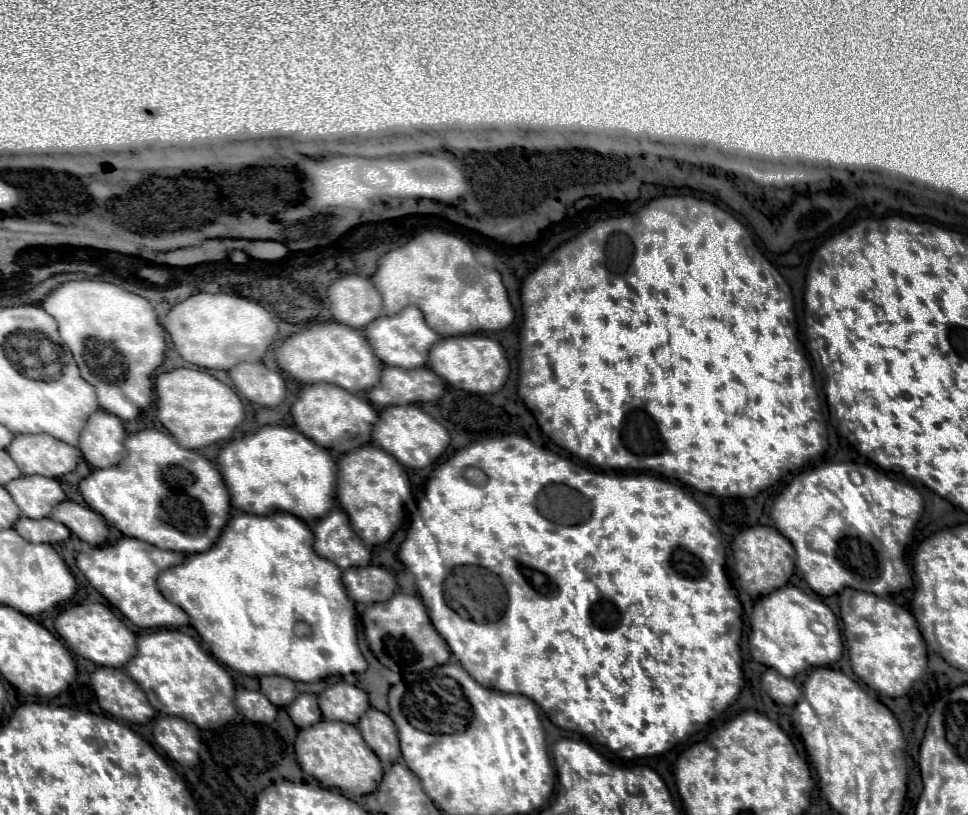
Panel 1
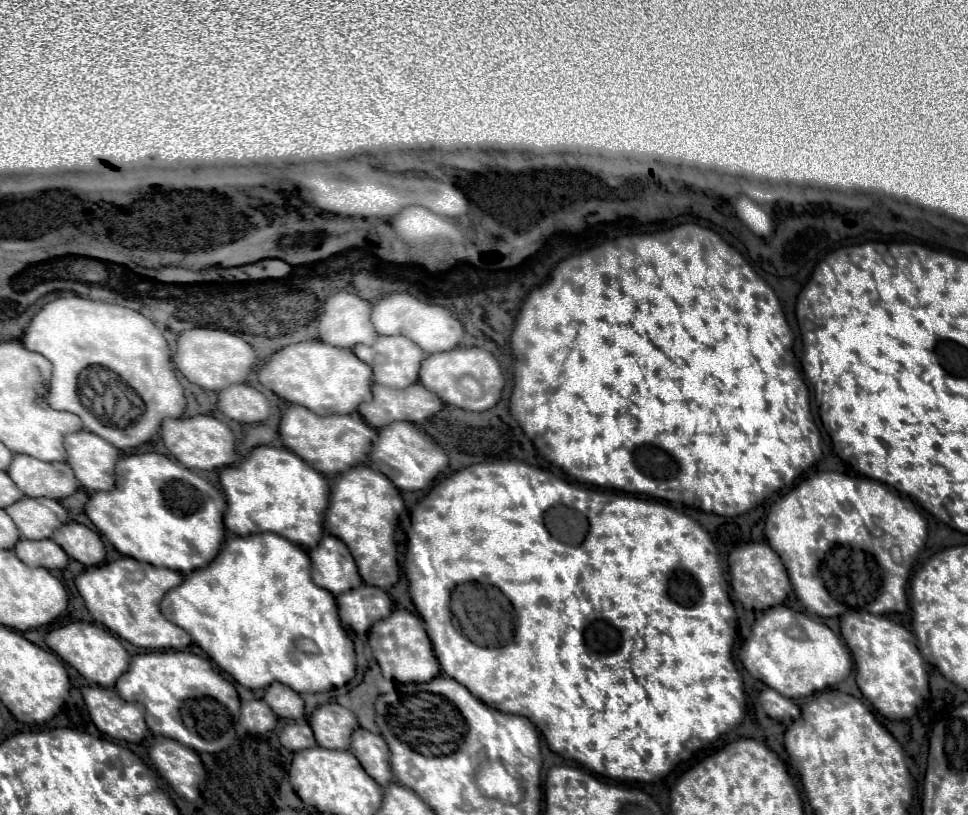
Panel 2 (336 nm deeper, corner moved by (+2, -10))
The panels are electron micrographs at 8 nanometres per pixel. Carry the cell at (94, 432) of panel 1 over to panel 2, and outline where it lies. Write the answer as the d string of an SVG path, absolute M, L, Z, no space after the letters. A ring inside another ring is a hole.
M78 431L64 437L68 463L84 489L110 491L114 487L114 465L120 451L92 431Z

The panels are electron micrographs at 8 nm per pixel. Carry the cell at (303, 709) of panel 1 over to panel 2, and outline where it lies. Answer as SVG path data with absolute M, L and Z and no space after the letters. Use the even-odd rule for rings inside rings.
M290 723L280 733L280 743L290 751L300 751L316 745L314 733L308 723Z

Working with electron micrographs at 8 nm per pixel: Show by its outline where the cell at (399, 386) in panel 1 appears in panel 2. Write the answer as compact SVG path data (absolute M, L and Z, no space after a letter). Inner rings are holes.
M414 383L406 389L388 389L374 385L374 399L358 407L360 415L372 427L386 427L394 421L422 423L442 409L438 395L428 391L422 383Z

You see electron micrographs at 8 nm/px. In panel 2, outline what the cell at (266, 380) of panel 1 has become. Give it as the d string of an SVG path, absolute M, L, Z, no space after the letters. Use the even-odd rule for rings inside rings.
M230 385L218 393L220 411L240 423L260 423L270 417L270 401L252 385Z

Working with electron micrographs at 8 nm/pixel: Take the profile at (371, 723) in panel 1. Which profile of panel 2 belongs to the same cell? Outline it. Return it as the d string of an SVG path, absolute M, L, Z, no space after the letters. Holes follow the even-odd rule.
M358 727L352 733L352 747L350 751L358 757L364 771L382 787L386 787L392 781L390 771L390 751L384 743L382 735L370 733L362 727Z

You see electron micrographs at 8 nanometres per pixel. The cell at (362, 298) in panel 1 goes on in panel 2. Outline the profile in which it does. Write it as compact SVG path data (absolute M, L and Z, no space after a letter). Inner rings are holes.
M338 291L324 303L318 325L320 339L336 347L354 347L358 343L374 343L376 331L370 321L370 303L354 293Z

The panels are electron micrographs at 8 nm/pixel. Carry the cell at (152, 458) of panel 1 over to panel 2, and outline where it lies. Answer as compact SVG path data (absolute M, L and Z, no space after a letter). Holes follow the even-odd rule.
M136 453L124 455L116 463L116 487L114 491L96 491L86 503L86 515L94 527L126 557L144 561L156 567L168 567L180 573L190 573L208 565L220 551L226 535L222 523L226 499L224 495L196 471L184 467L176 459L162 453Z

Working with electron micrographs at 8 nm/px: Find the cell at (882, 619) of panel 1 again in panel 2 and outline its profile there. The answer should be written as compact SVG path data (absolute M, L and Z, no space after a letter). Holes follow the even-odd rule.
M848 611L840 617L840 633L856 663L856 683L872 707L888 719L908 719L928 697L928 673L916 647L916 637L902 625L868 611Z

